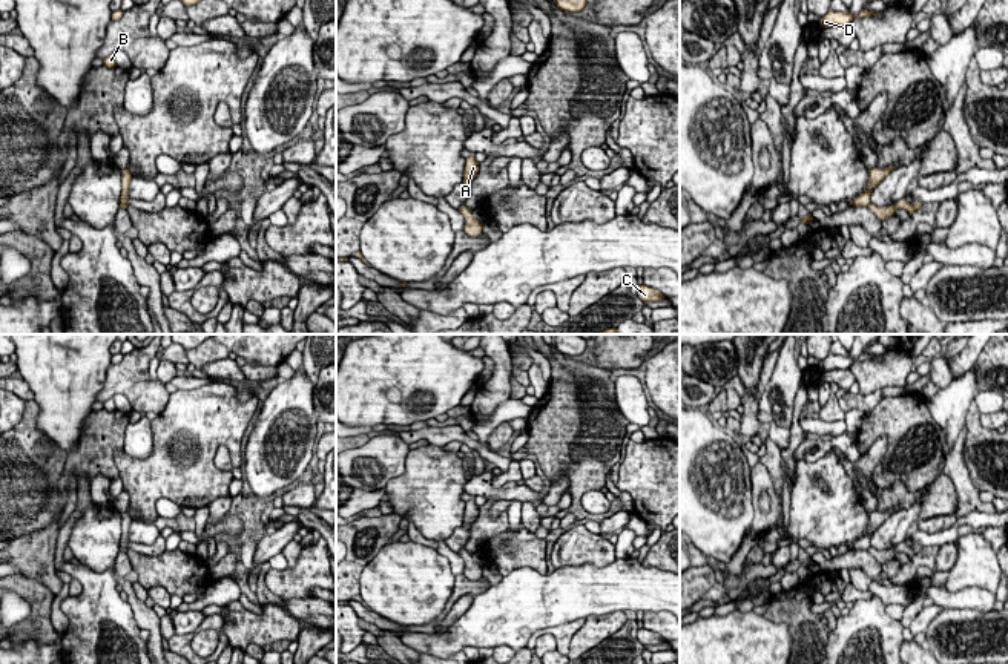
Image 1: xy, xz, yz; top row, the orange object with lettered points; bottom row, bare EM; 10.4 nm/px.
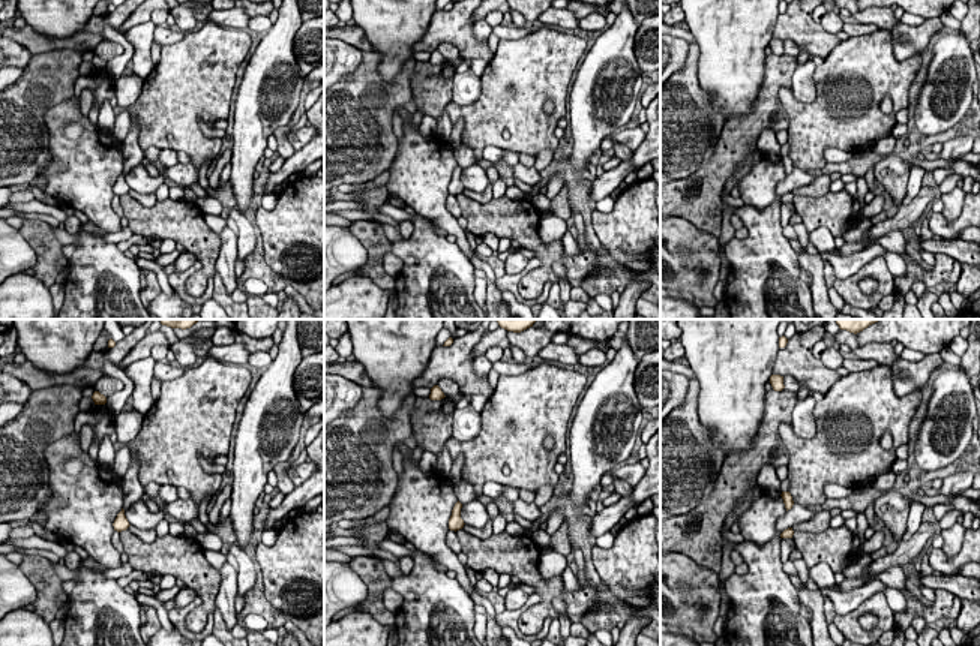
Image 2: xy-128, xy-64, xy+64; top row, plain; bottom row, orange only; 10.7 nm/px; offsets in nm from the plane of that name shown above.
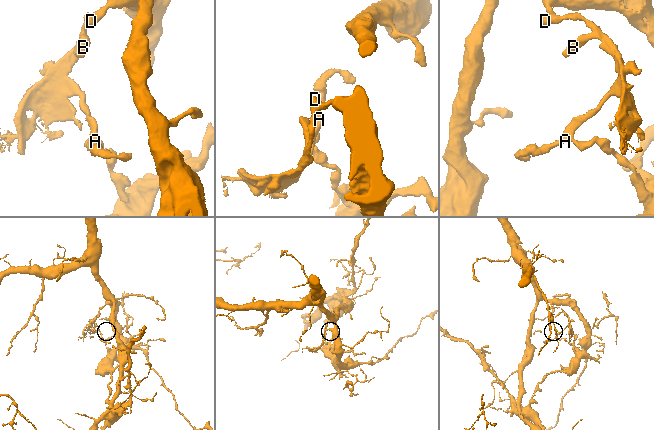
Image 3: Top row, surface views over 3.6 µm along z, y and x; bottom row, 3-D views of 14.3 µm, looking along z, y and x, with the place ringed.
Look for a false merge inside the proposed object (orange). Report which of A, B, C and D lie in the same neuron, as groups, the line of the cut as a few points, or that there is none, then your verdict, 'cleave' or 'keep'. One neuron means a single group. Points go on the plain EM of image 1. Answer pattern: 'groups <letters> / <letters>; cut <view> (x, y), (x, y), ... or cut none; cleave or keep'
groups A B D / C; cut yz (870, 546), (866, 549); cleave

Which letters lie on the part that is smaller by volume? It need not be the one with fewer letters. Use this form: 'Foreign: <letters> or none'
Foreign: C

